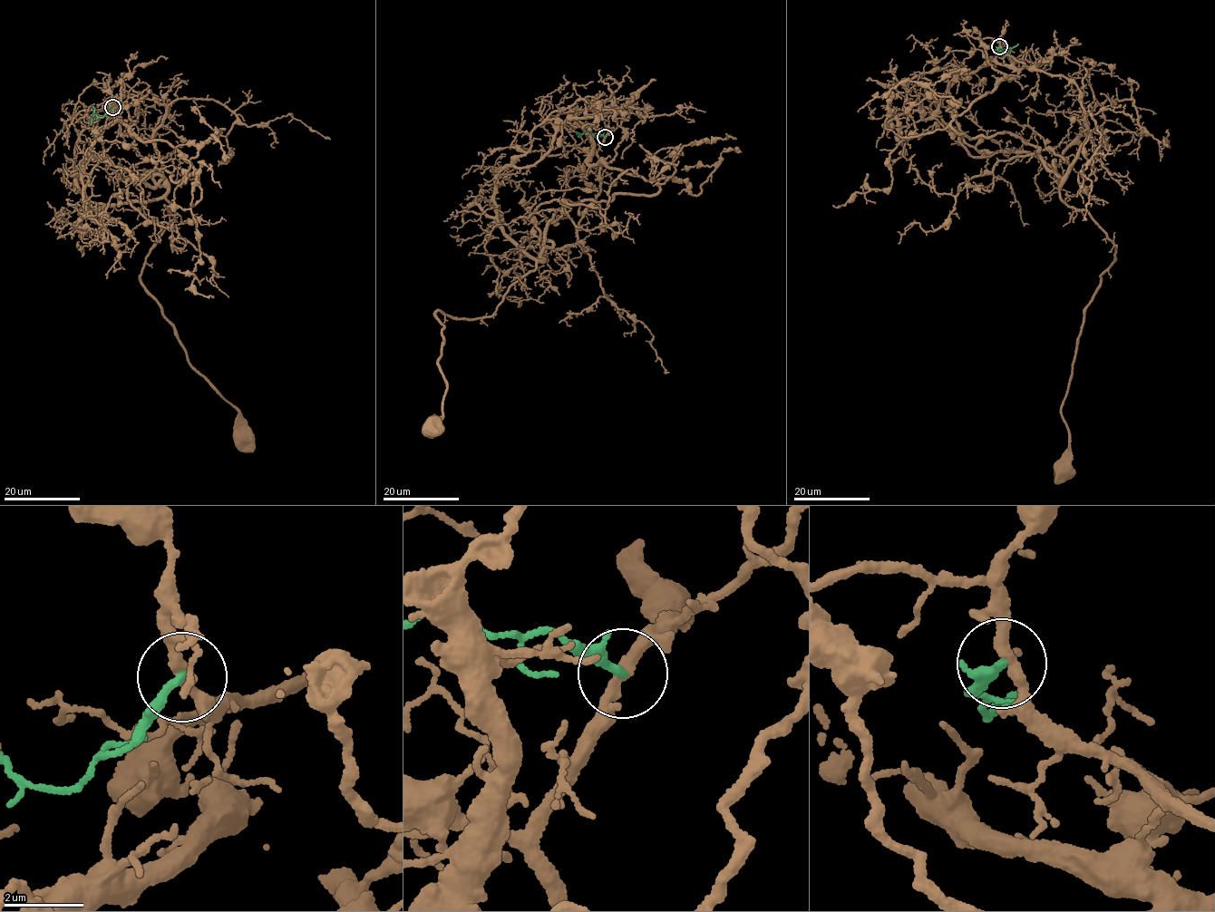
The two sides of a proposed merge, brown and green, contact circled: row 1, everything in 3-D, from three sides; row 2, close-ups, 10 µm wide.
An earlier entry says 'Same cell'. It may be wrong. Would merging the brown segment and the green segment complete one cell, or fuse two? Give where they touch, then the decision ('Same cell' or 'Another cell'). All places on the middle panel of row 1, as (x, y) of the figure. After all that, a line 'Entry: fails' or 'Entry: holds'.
Place: (605, 137). Another cell
Entry: fails

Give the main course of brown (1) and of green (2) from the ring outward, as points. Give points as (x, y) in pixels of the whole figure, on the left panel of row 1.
1: (113, 106), (149, 90), (166, 106), (153, 140), (173, 219), (140, 281), (187, 360), (238, 412), (245, 438)
2: (113, 107), (102, 118), (94, 112), (90, 124)

